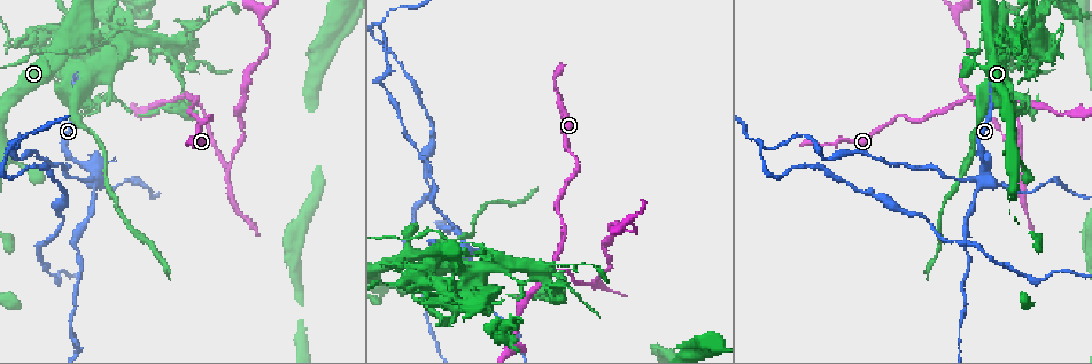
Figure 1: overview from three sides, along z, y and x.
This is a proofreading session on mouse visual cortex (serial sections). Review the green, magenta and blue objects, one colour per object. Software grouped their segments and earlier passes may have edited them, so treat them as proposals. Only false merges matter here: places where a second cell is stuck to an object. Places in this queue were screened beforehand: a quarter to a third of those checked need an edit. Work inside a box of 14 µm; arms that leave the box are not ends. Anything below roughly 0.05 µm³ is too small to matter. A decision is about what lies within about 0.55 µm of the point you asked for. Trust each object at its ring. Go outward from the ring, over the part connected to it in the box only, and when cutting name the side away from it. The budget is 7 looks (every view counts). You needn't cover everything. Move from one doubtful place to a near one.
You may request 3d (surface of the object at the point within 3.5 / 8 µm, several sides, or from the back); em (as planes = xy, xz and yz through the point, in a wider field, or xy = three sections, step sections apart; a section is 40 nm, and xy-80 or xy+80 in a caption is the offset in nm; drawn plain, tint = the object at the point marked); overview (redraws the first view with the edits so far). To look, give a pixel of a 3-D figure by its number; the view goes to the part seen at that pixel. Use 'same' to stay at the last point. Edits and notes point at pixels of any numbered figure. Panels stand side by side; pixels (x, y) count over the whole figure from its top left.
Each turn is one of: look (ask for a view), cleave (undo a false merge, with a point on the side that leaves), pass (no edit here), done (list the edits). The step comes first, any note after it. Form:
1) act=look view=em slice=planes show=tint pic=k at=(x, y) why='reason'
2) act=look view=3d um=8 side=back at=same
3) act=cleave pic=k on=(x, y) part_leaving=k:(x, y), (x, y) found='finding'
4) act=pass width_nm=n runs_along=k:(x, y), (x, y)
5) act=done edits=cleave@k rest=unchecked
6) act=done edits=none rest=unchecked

act=look view=3d um=3.5 pic=1 at=(578, 167)

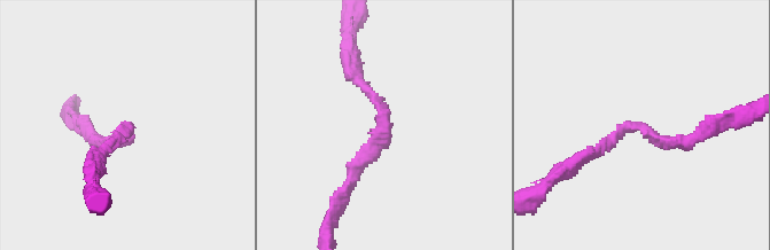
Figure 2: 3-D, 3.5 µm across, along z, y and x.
act=look view=em slice=xy step=5 show=plain pic=2 at=(386, 125) arm_widths_nm=150,200 why='need the tissue'

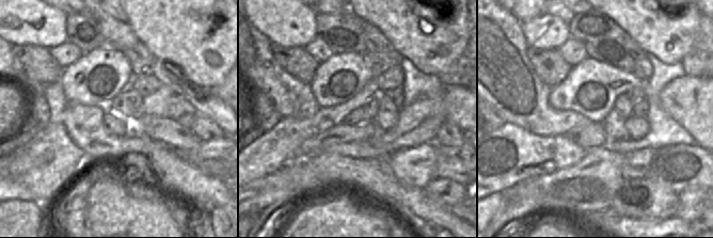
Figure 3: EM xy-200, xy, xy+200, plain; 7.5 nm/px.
act=look view=em slice=xy step=5 show=tint at=same

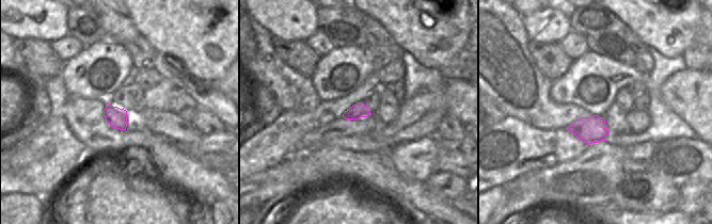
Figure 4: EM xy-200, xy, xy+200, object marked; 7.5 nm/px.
act=pass runs_along=2:(585, 157), (627, 126), (670, 143), (697, 137) found='continuous, no second cell'

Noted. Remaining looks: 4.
act=look view=3d um=8 side=back pic=1 at=(187, 92) why='sharp bend'

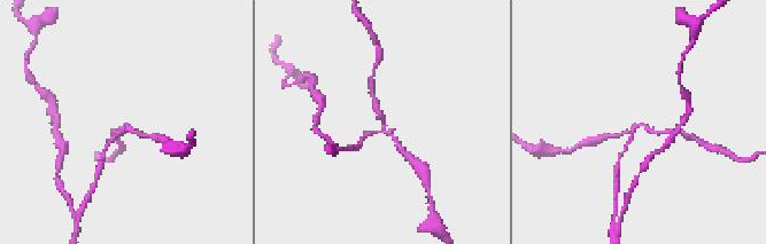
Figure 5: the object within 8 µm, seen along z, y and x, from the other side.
act=look view=3d um=3.5 pic=5 at=(124, 126)

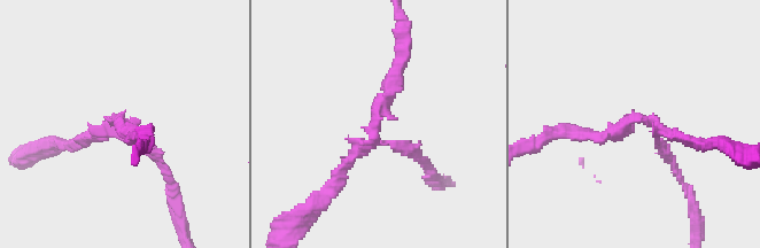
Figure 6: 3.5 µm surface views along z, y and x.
act=look view=em slice=xy step=2 show=tint pic=6 at=(118, 121)

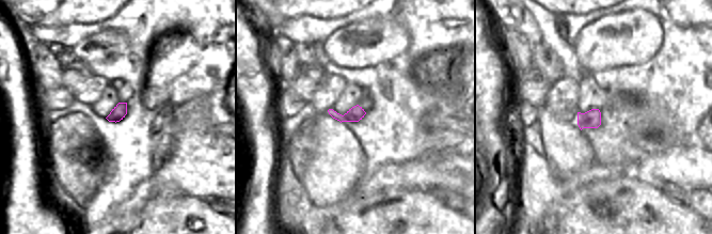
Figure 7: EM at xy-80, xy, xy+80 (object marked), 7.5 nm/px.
act=cleave pic=6 on=(415, 147) part_leaving=6:(382, 142), (411, 150), (435, 180) found='two cells meet here'

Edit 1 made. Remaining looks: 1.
act=done edits=cleave@6 rest=unchecked

